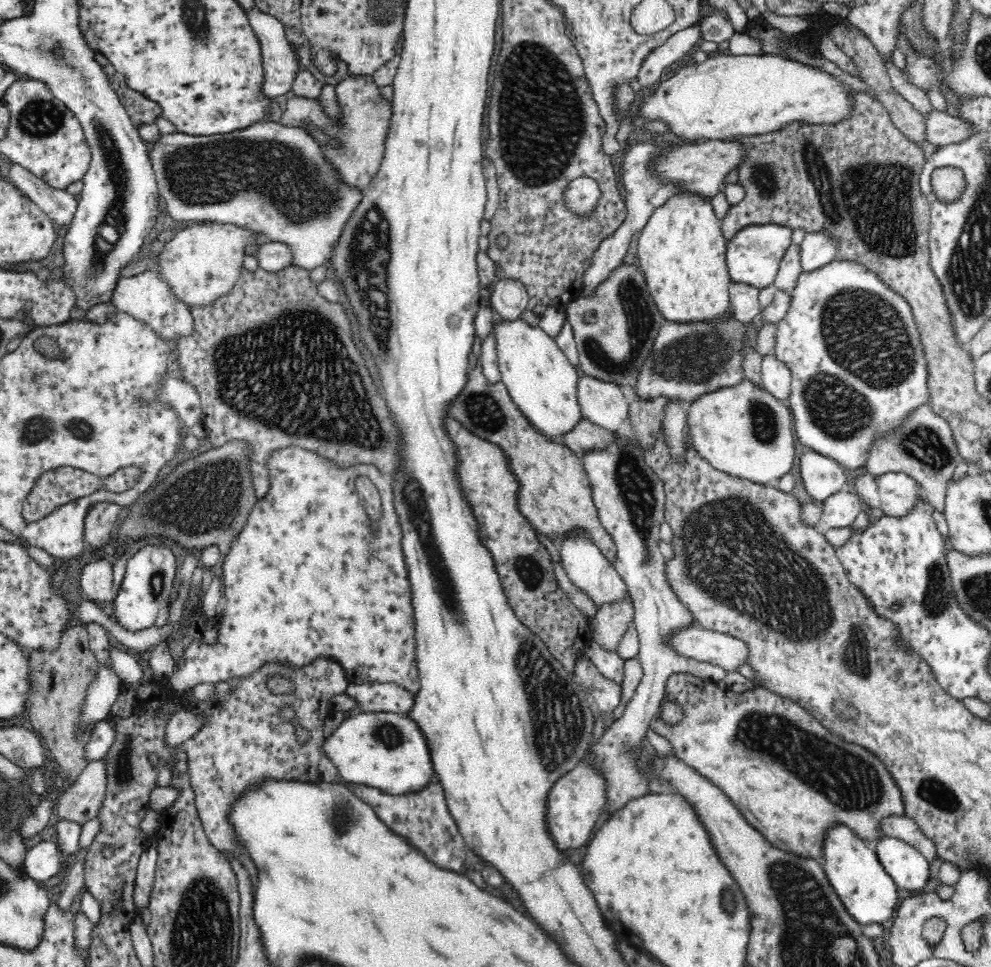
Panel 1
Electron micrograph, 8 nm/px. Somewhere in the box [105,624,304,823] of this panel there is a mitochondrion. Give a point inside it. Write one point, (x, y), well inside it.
(124, 772)

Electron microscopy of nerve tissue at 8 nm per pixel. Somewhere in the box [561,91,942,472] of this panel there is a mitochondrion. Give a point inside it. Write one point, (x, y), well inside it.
(878, 354)

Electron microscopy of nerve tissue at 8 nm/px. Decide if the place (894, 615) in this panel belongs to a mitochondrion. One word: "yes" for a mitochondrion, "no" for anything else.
no

